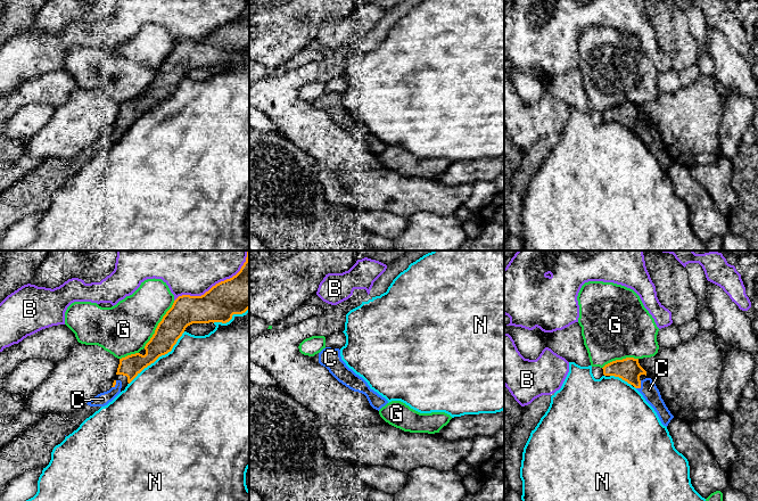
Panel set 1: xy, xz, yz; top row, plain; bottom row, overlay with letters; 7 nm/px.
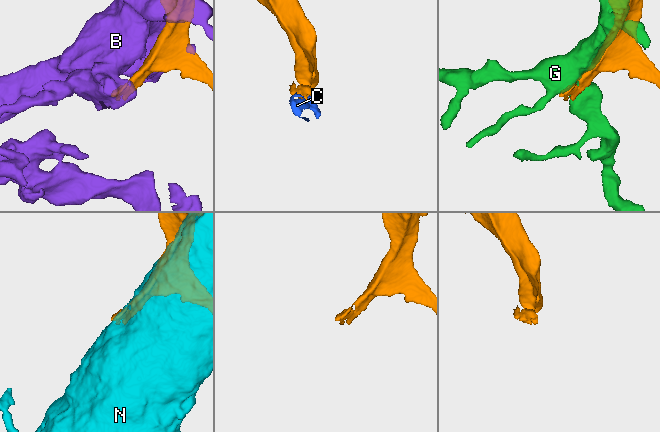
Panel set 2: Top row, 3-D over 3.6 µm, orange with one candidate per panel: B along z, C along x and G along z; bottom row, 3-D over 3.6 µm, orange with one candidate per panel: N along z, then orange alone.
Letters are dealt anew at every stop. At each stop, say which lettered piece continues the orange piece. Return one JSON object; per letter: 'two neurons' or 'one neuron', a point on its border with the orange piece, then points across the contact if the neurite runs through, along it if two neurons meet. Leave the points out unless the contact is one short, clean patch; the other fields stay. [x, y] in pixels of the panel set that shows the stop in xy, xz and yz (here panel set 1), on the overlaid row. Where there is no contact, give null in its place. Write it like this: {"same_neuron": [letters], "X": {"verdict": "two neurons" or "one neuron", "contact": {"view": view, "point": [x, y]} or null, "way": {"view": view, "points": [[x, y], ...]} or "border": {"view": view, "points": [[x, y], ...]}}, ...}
{"same_neuron": ["C"], "B": {"verdict": "two neurons", "contact": {"view": "xy", "point": [216, 284]}}, "C": {"verdict": "one neuron", "contact": {"view": "yz", "point": [640, 385]}}, "G": {"verdict": "two neurons", "contact": {"view": "xy", "point": [158, 325]}}, "N": {"verdict": "two neurons", "contact": {"view": "xy", "point": [158, 356]}}}

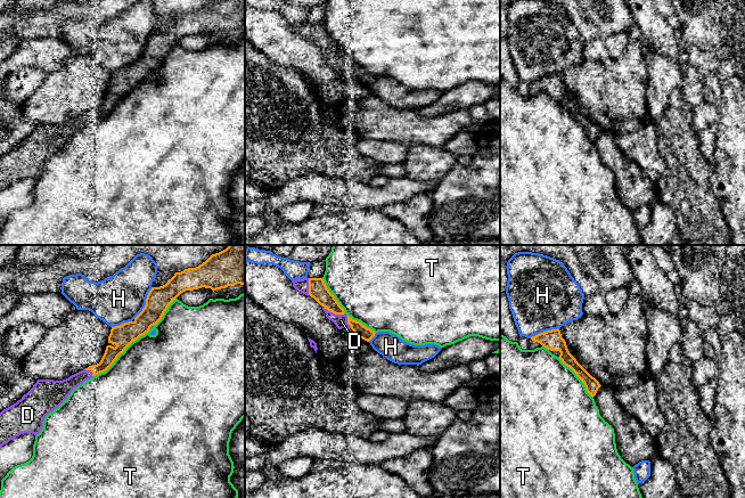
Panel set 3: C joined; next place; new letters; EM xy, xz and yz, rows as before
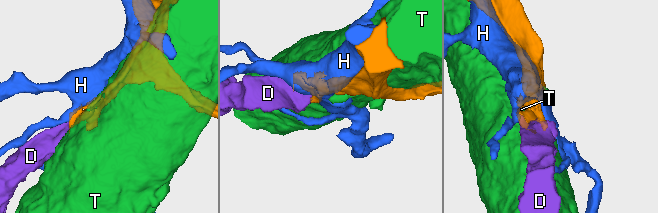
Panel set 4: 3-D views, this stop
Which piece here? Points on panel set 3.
{"same_neuron": ["D"], "D": {"verdict": "one neuron", "contact": {"view": "xz", "point": [333, 312]}}, "H": {"verdict": "two neurons", "contact": {"view": "xy", "point": [146, 303]}}, "T": {"verdict": "two neurons", "contact": {"view": "xy", "point": [121, 352]}}}

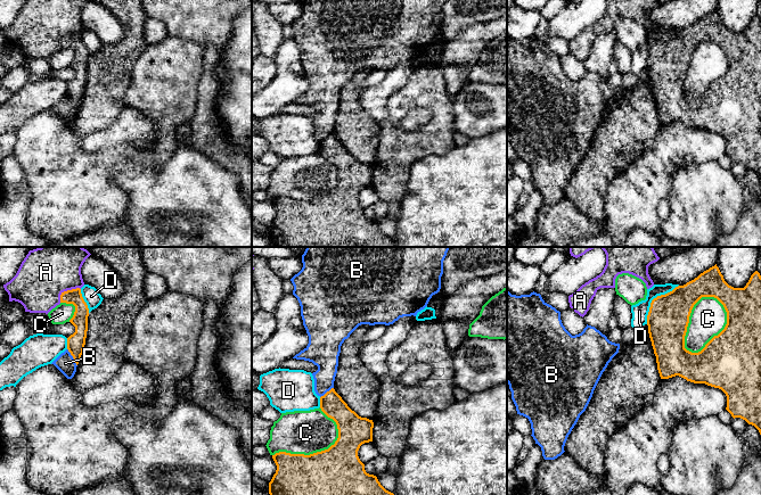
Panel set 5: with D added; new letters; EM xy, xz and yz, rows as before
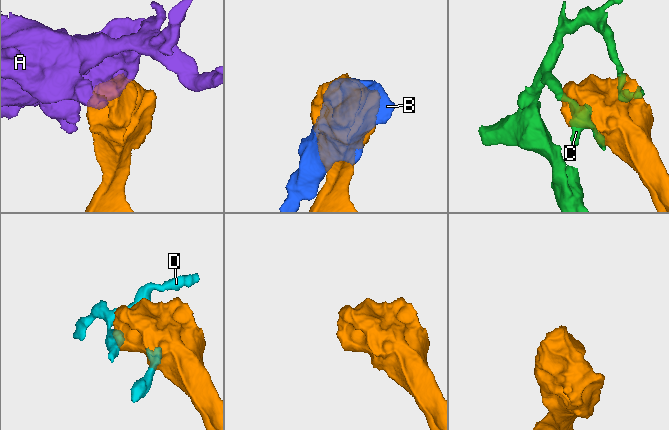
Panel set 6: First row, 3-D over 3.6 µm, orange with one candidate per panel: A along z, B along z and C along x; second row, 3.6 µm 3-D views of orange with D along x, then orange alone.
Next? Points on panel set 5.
{"same_neuron": [], "A": {"verdict": "two neurons", "contact": {"view": "xy", "point": [67, 290]}, "border": {"view": "xy", "points": [[80, 288], [65, 290], [60, 295], [59, 302]]}}, "B": {"verdict": "two neurons", "contact": {"view": "xy", "point": [73, 357]}, "border": {"view": "xy", "points": [[67, 348], [76, 365]]}}, "C": {"verdict": "two neurons", "contact": {"view": "yz", "point": [688, 318]}}, "D": {"verdict": "two neurons", "contact": {"view": "yz", "point": [653, 299]}}}

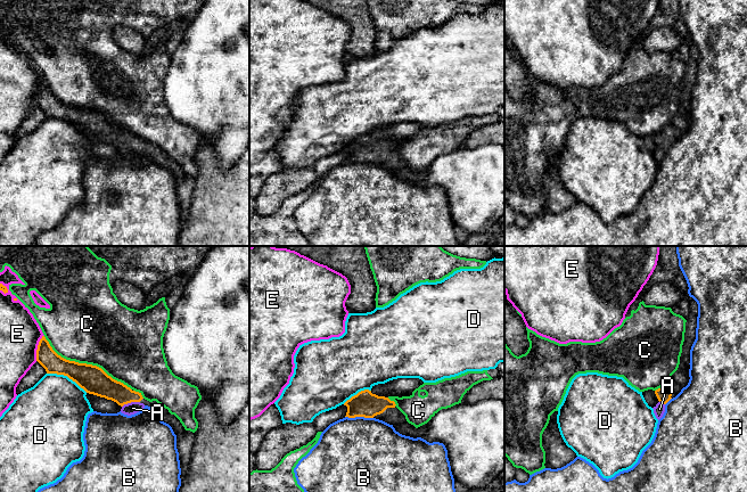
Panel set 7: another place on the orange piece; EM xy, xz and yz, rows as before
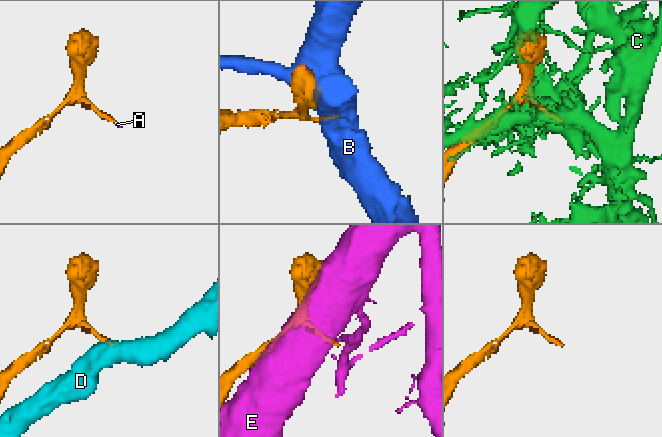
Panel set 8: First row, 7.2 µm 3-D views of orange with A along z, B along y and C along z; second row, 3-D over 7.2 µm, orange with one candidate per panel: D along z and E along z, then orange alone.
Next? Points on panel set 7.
{"same_neuron": ["A"], "A": {"verdict": "one neuron", "contact": {"view": "xy", "point": [130, 402]}, "way": {"view": "xy", "points": [[100, 384], [118, 392], [130, 402], [132, 408]]}}, "B": {"verdict": "two neurons", "contact": {"view": "xz", "point": [359, 416]}}, "C": {"verdict": "two neurons", "contact": {"view": "xy", "point": [85, 363]}}, "D": {"verdict": "two neurons", "contact": {"view": "xy", "point": [67, 376]}, "border": {"view": "xy", "points": [[47, 372], [66, 375], [87, 392]]}}, "E": {"verdict": "two neurons", "contact": {"view": "xy", "point": [38, 347]}}}

